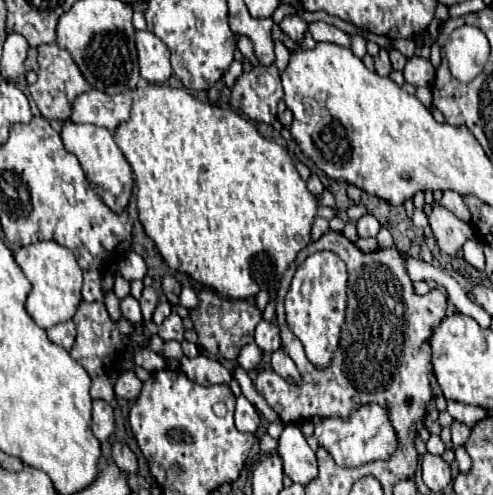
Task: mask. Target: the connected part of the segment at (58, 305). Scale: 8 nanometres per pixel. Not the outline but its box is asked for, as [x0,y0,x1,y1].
[15,241,83,329]

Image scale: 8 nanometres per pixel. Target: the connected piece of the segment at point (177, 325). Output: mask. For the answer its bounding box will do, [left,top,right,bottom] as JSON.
[159,315,183,341]

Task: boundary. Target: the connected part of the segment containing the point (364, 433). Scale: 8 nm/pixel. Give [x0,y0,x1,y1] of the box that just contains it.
[315,405,397,467]

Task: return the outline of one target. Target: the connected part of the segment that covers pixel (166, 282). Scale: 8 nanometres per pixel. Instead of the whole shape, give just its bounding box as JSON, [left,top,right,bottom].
[161,275,181,303]

